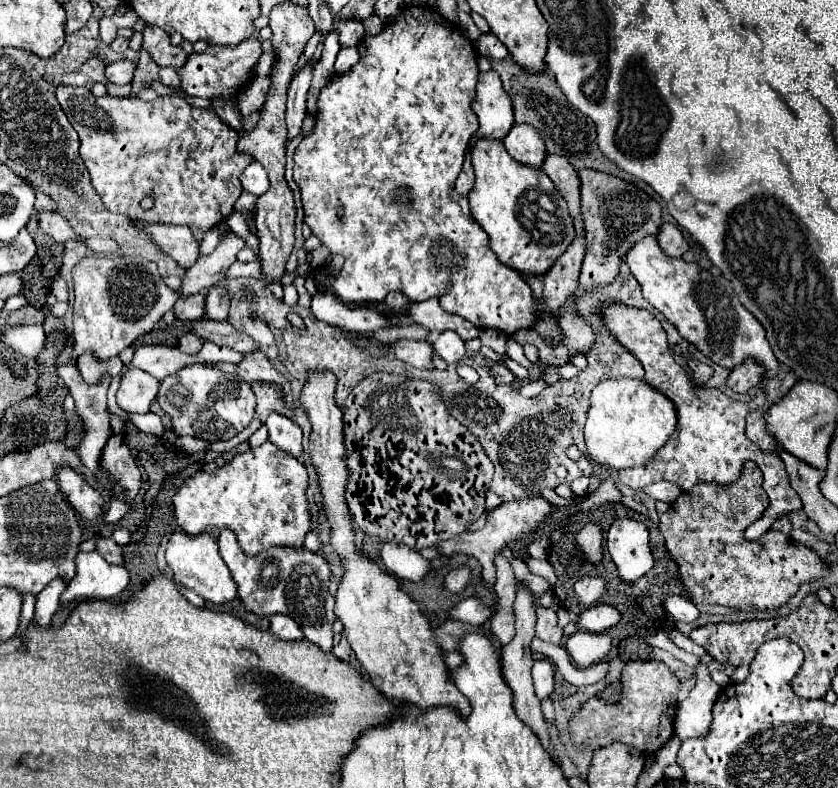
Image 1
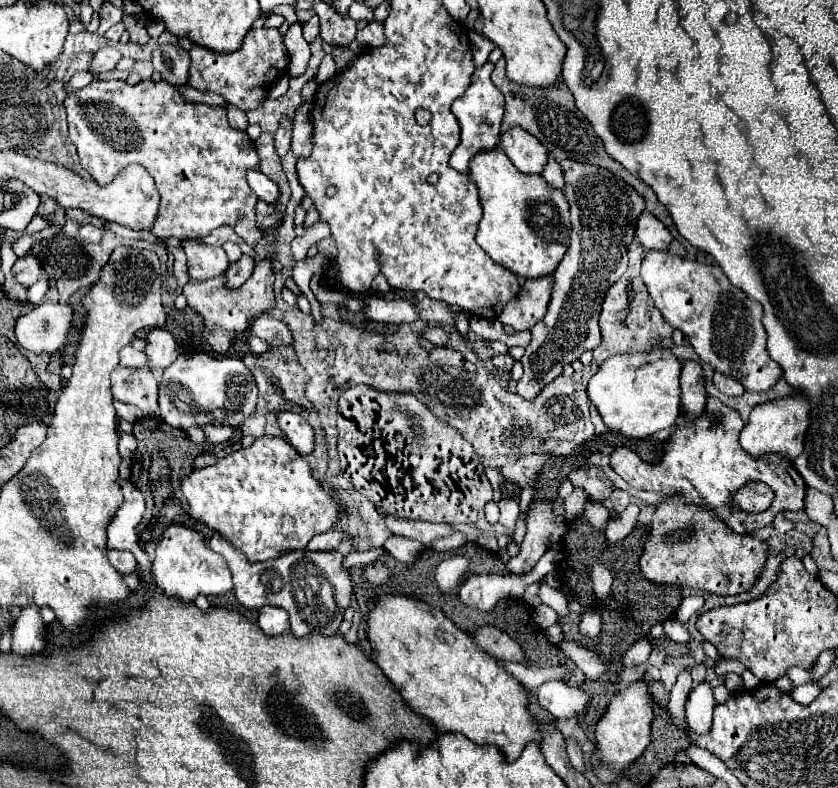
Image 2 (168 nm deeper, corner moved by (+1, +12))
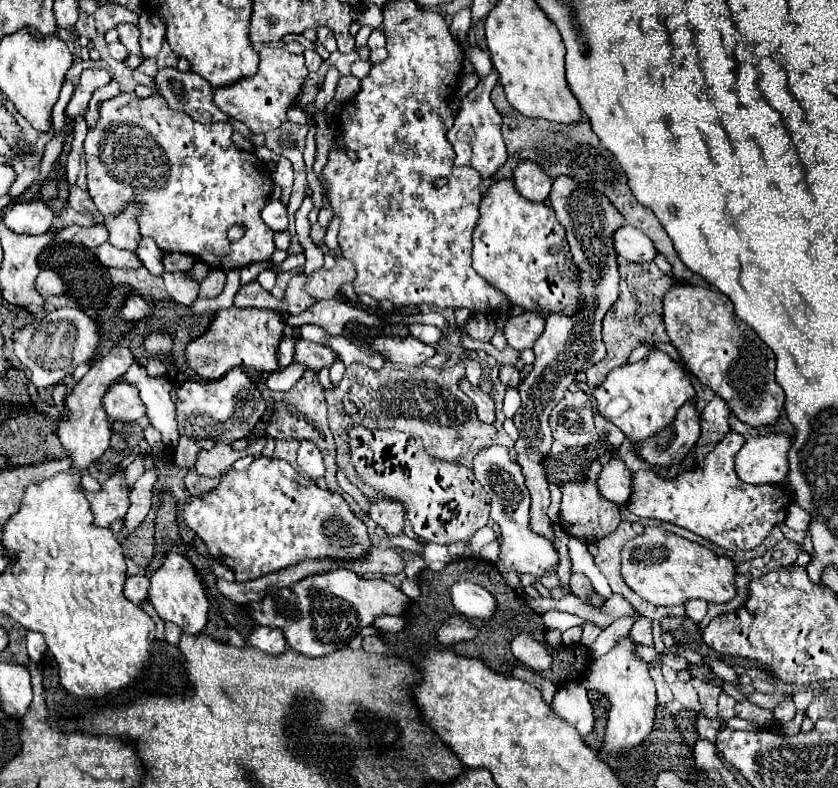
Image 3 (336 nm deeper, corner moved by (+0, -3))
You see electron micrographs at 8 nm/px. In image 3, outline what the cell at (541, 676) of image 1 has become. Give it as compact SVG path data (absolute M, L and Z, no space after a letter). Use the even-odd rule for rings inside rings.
M581 684L561 688L553 696L553 702L549 704L549 708L561 720L565 720L567 724L573 724L583 738L591 732L595 714L593 714L593 706L587 698L587 690Z

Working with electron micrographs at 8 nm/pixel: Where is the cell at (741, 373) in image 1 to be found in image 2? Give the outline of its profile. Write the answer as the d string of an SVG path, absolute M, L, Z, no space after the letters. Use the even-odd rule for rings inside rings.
M714 373L712 377L712 385L724 393L726 397L740 397L744 393L744 387L734 379L734 377L726 377L722 373Z

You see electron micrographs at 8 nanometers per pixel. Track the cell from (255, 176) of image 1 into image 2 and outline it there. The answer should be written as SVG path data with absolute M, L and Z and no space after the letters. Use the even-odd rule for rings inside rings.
M250 169L248 171L248 183L252 187L252 191L266 203L278 203L278 197L280 197L280 189L276 183L272 183L262 171L254 171Z

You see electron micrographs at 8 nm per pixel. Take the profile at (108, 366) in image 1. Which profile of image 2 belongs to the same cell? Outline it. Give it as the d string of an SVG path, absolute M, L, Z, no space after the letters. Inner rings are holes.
M124 347L120 351L120 365L128 369L150 369L148 357L142 351L136 351L134 347Z

